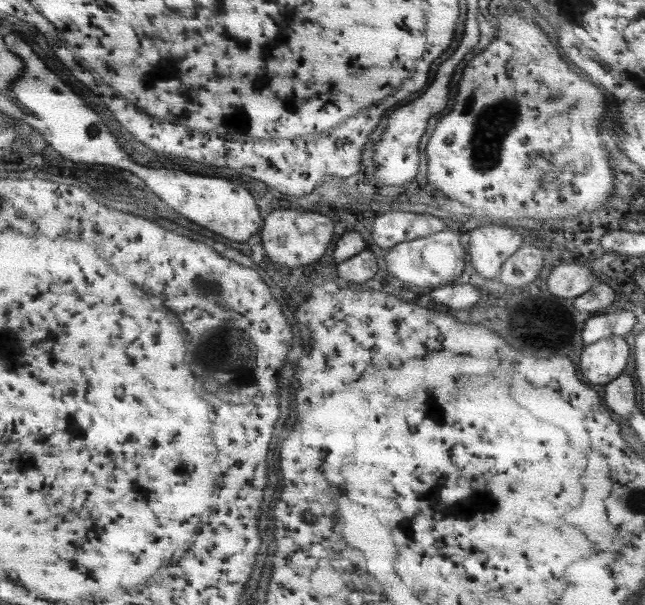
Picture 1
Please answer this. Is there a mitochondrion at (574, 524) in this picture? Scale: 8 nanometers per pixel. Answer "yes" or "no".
no

